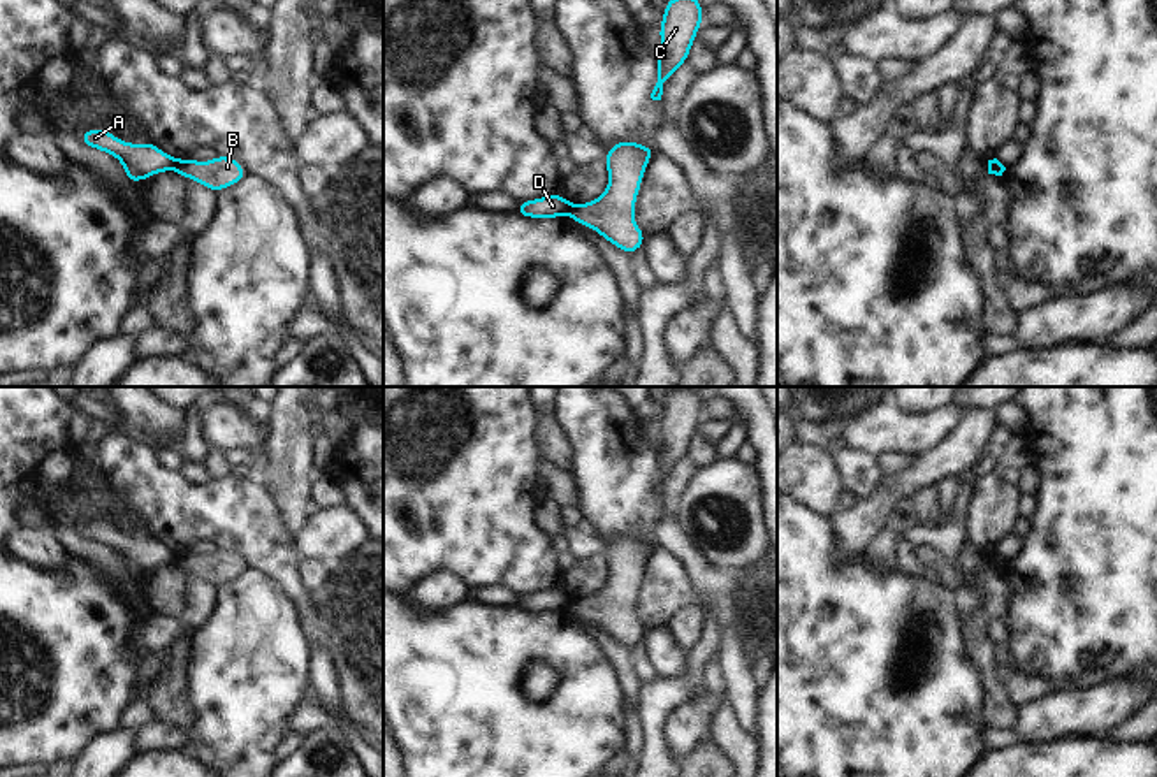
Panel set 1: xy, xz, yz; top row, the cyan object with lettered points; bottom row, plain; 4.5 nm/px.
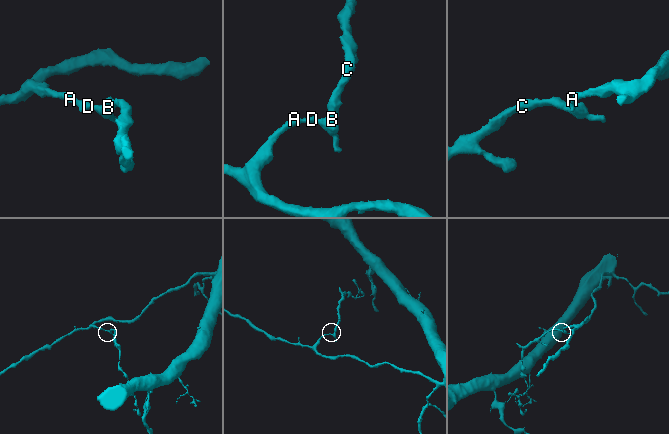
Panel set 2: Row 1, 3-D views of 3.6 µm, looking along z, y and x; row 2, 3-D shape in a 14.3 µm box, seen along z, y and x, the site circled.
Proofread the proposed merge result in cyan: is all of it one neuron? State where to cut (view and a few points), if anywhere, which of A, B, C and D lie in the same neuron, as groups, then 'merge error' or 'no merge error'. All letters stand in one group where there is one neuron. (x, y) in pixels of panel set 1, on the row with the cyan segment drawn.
cut in xz along (572, 204), (567, 213); A D / B C; merge error

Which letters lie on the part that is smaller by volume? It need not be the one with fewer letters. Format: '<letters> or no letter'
B, C.

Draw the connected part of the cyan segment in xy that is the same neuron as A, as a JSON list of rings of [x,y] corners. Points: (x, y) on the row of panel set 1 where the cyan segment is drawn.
[[[102,128],[84,130],[79,142],[118,158],[125,167],[125,178],[128,183],[137,183],[151,178],[153,174],[171,171],[178,163],[174,156],[158,149],[151,141],[144,144],[132,144]]]

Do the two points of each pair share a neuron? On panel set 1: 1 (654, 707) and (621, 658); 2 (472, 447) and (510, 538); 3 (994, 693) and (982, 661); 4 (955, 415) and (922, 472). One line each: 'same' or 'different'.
1: different
2: same
3: same
4: different

